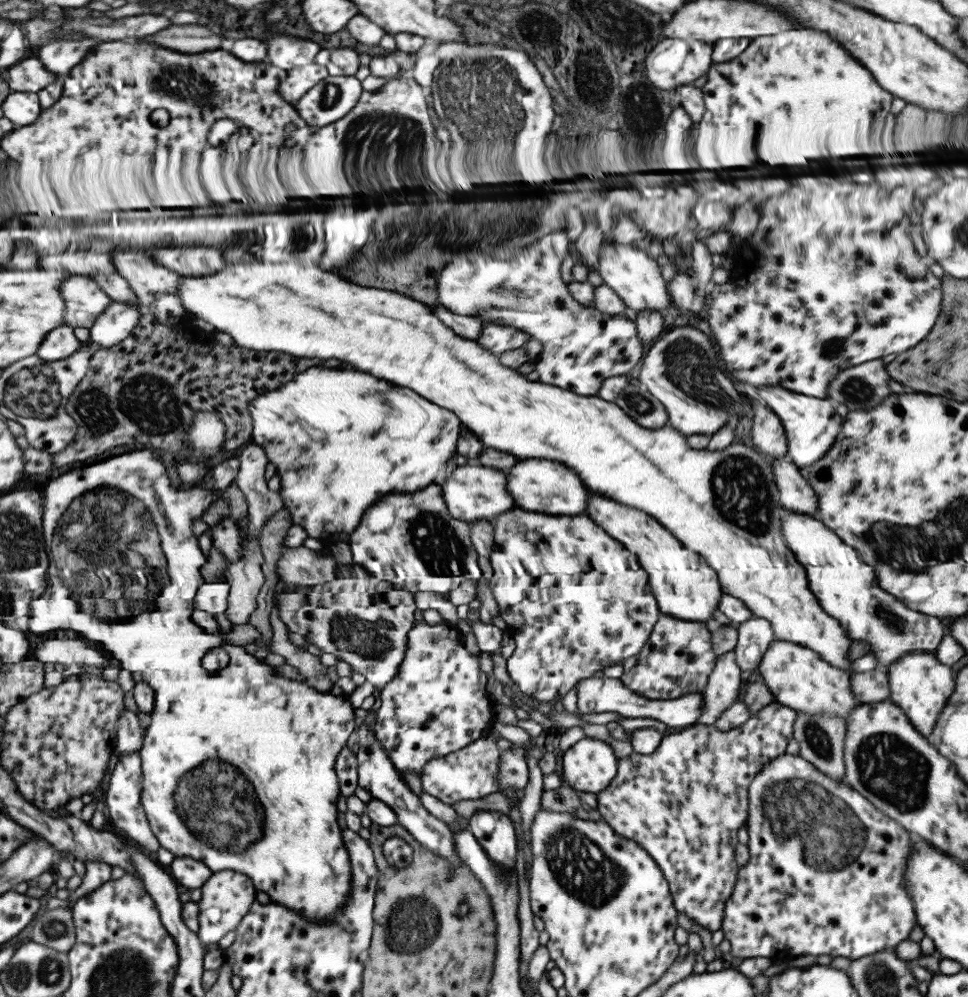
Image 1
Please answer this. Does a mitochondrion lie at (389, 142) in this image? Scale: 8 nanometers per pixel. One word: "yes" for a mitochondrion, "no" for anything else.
yes

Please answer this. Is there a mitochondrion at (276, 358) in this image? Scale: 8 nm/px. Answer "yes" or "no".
no

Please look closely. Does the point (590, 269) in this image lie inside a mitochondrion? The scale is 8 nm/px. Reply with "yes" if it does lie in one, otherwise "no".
no

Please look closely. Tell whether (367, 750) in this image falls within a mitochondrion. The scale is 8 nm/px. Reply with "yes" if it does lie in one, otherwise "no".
no

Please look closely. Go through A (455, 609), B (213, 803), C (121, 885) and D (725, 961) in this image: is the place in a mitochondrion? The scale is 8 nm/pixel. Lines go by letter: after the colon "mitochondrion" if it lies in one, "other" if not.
A: other
B: mitochondrion
C: other
D: other

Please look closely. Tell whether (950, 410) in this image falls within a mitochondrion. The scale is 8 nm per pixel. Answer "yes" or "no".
no

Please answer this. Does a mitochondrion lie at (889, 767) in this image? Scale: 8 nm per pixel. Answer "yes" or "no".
yes

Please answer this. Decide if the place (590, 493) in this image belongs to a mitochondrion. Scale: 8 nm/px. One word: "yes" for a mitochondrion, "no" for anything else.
no

